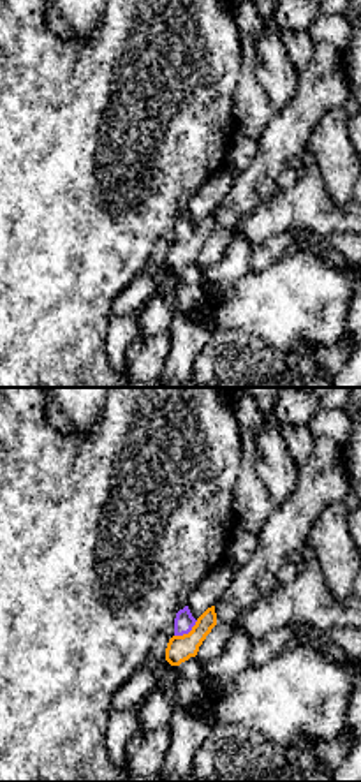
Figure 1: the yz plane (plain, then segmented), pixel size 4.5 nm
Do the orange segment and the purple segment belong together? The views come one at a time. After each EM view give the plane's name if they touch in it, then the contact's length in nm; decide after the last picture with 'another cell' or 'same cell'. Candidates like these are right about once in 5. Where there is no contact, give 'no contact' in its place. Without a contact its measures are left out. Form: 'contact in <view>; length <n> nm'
contact in yz; length 130 nm

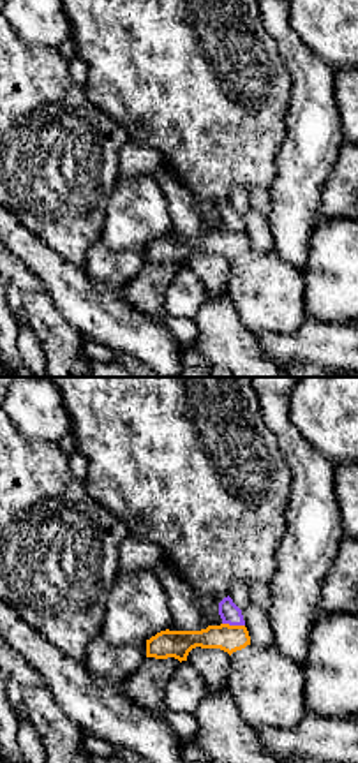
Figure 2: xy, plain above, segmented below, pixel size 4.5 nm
contact in xy; length 110 nm

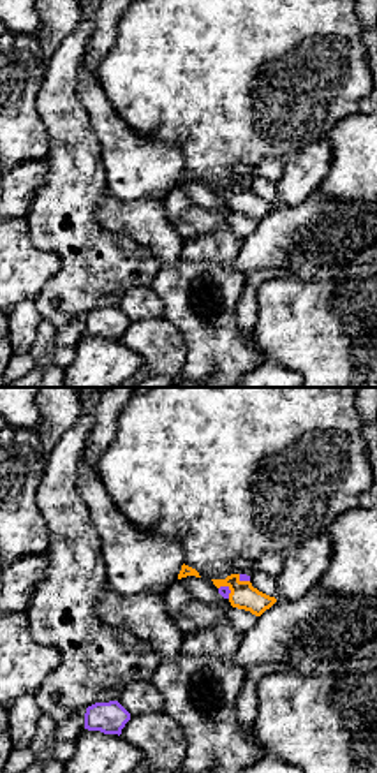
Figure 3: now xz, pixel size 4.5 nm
contact in xz; length 80 nm

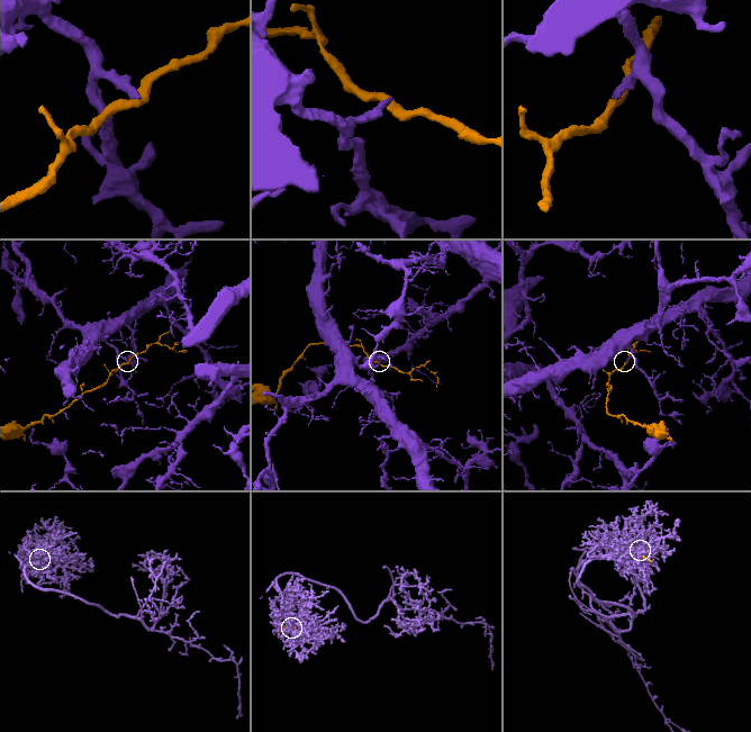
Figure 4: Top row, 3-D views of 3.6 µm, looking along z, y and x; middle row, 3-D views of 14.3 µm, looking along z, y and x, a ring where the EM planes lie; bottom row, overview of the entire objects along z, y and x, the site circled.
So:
another cell

